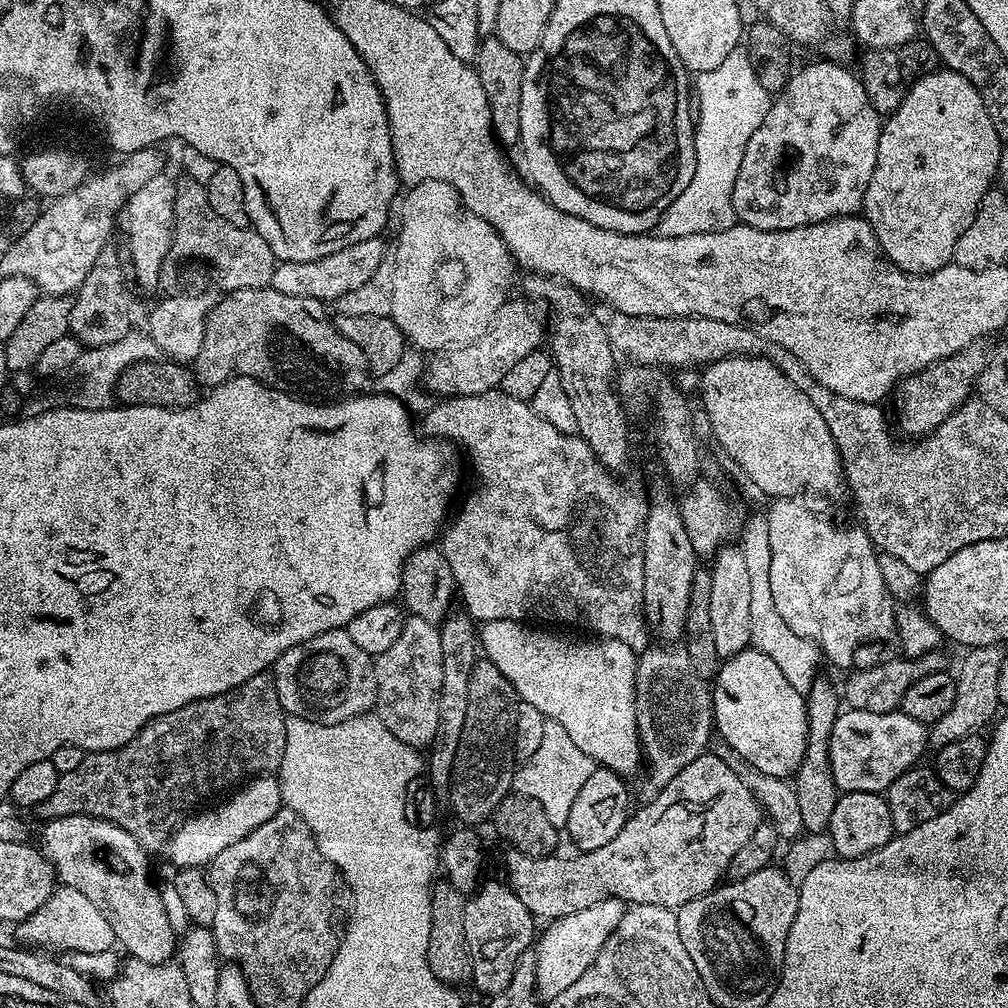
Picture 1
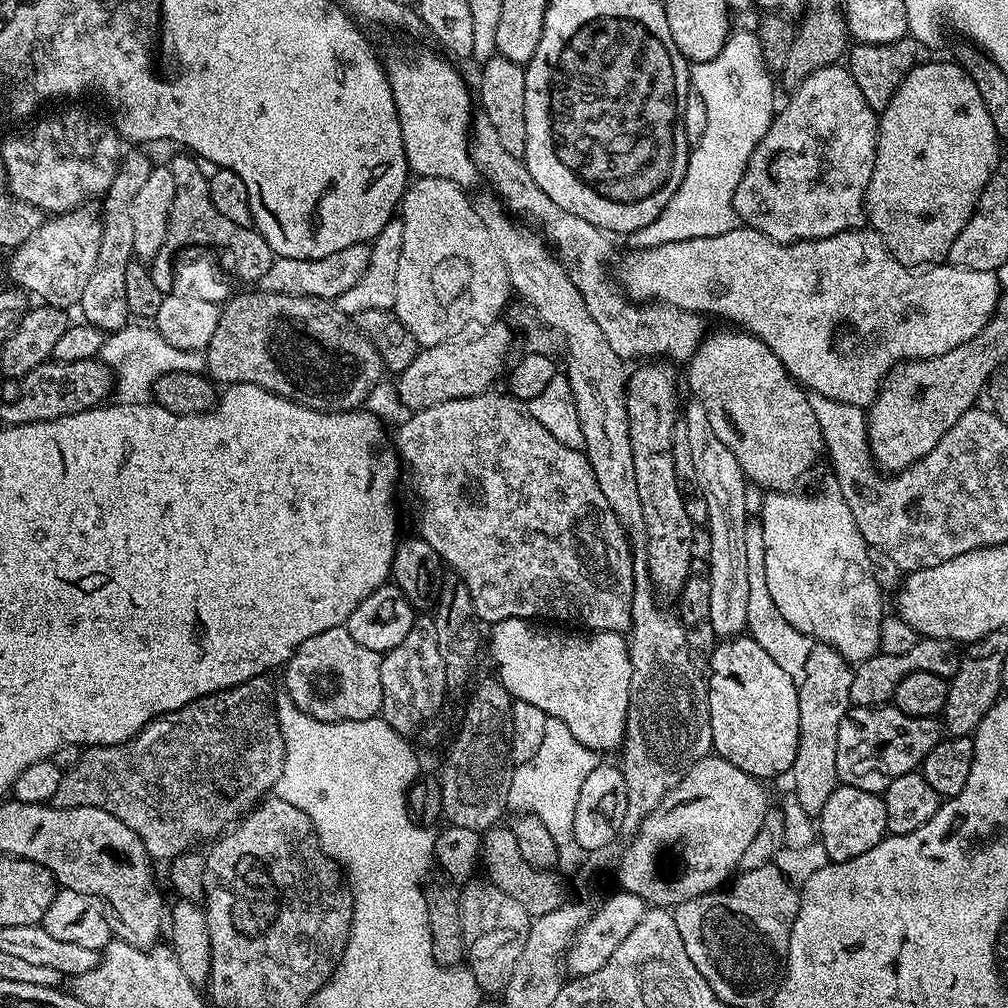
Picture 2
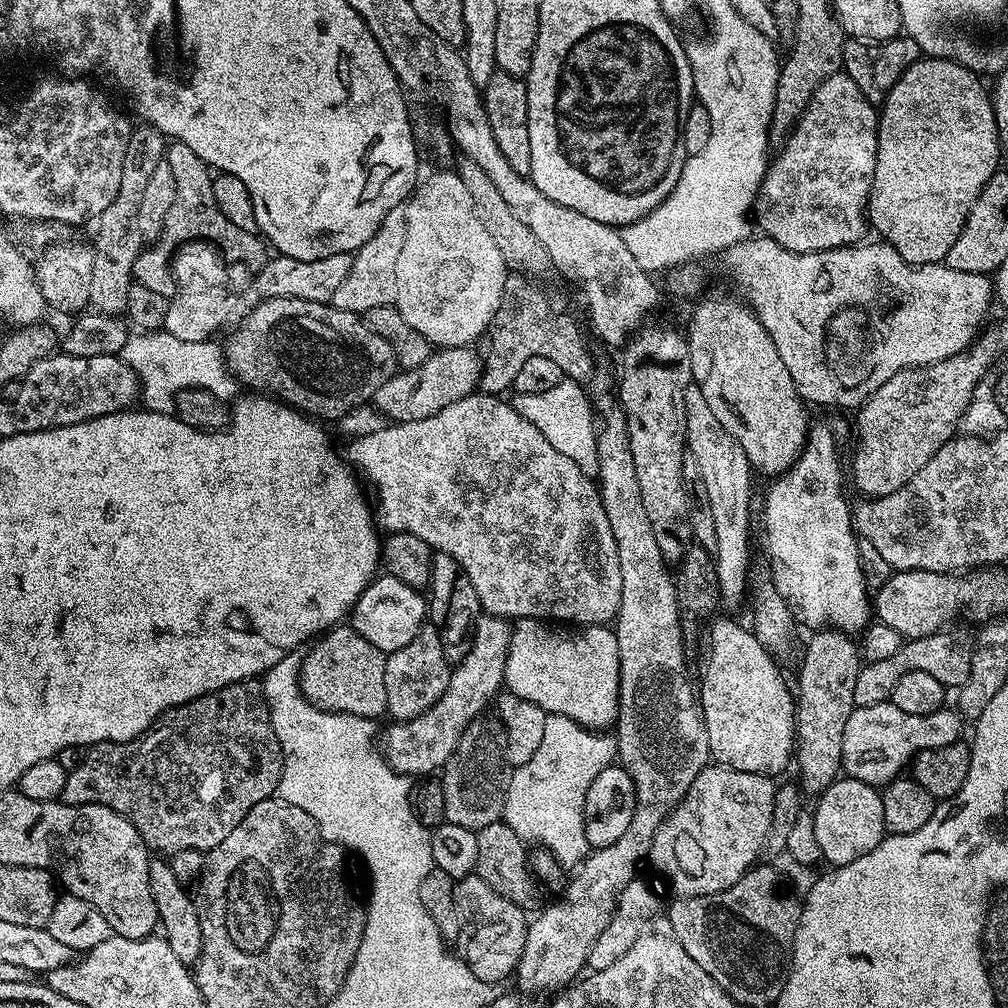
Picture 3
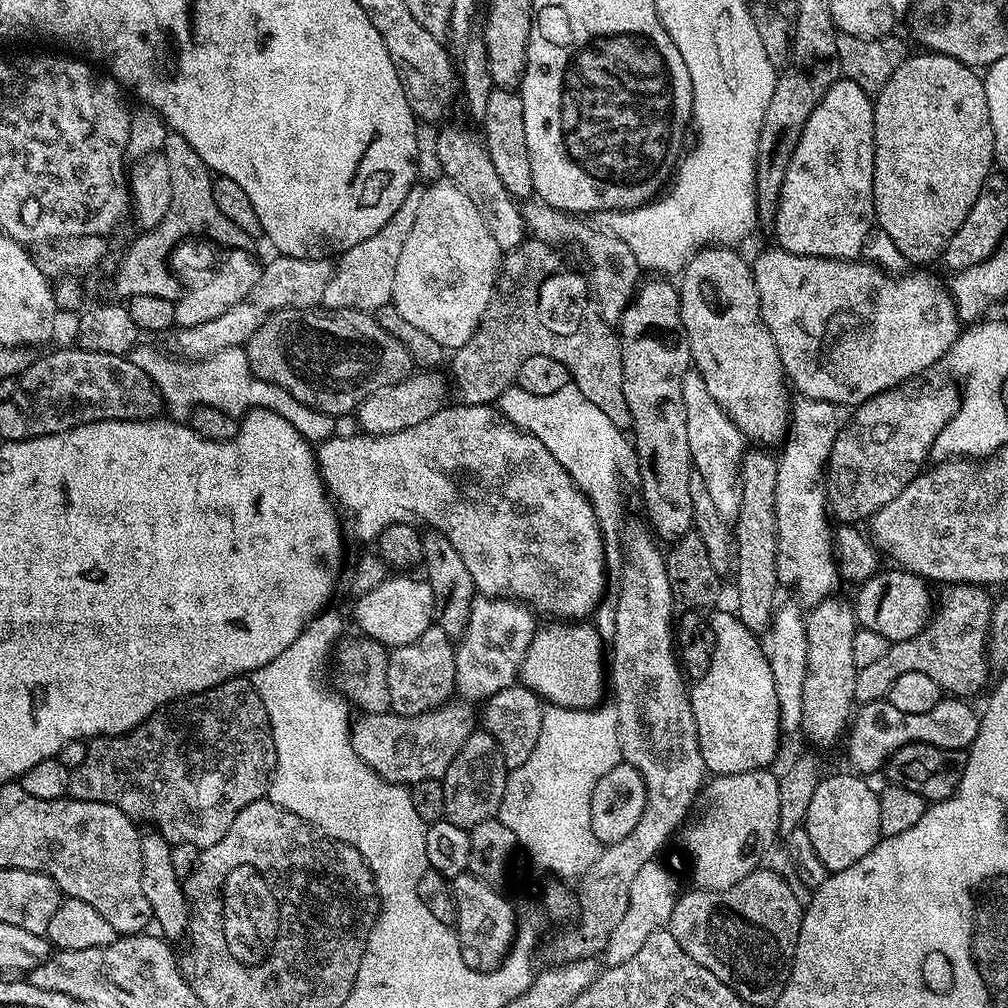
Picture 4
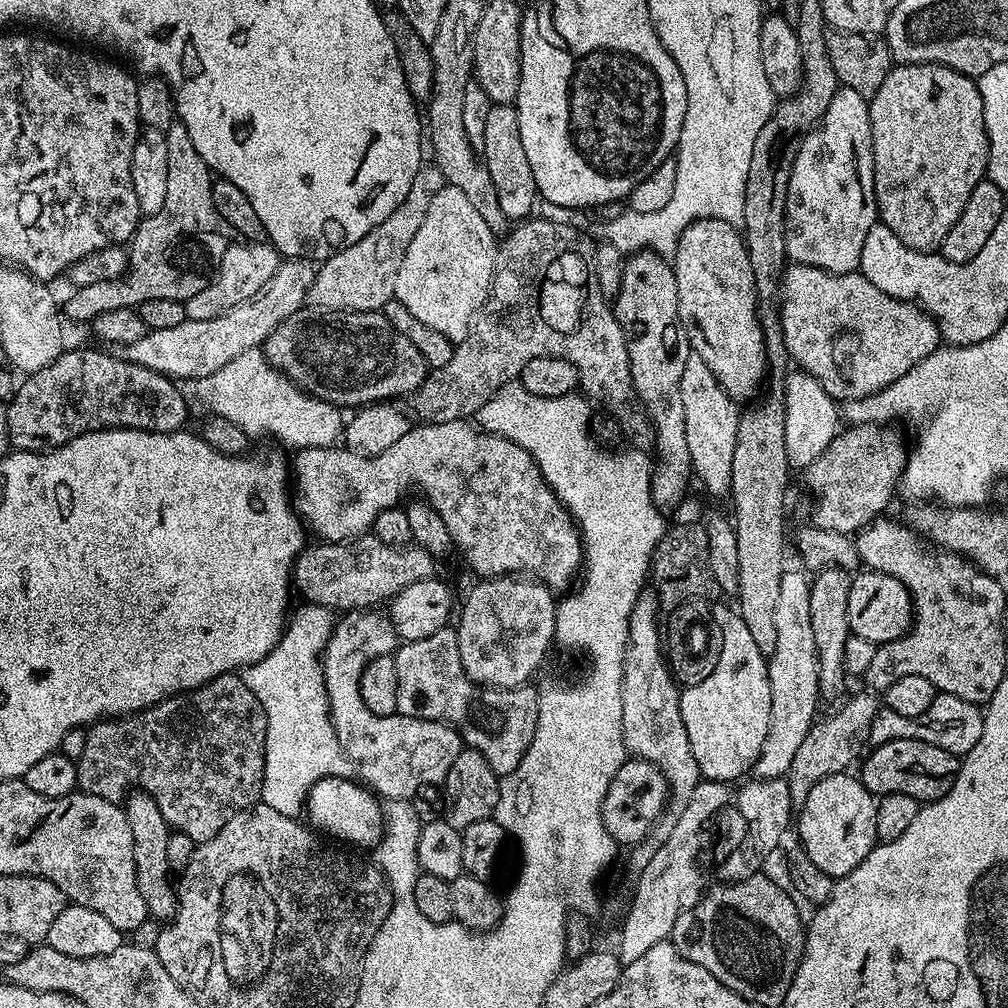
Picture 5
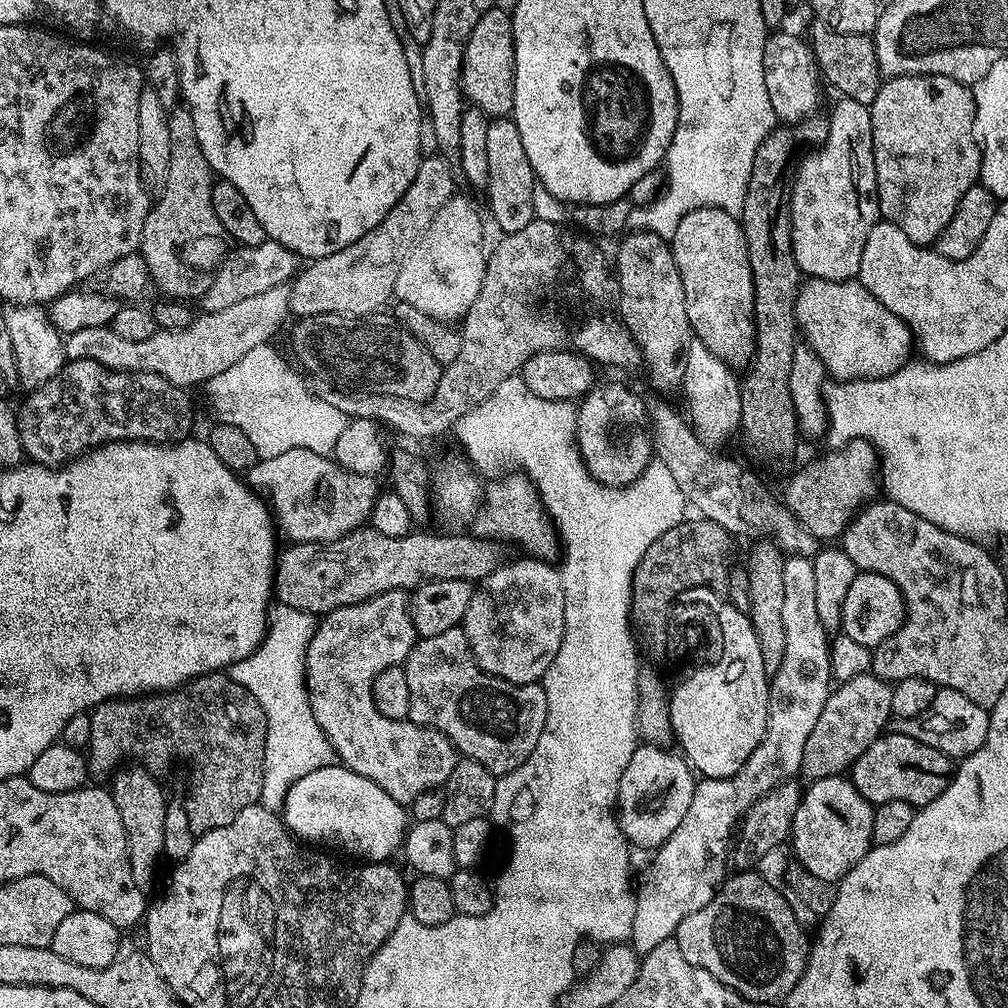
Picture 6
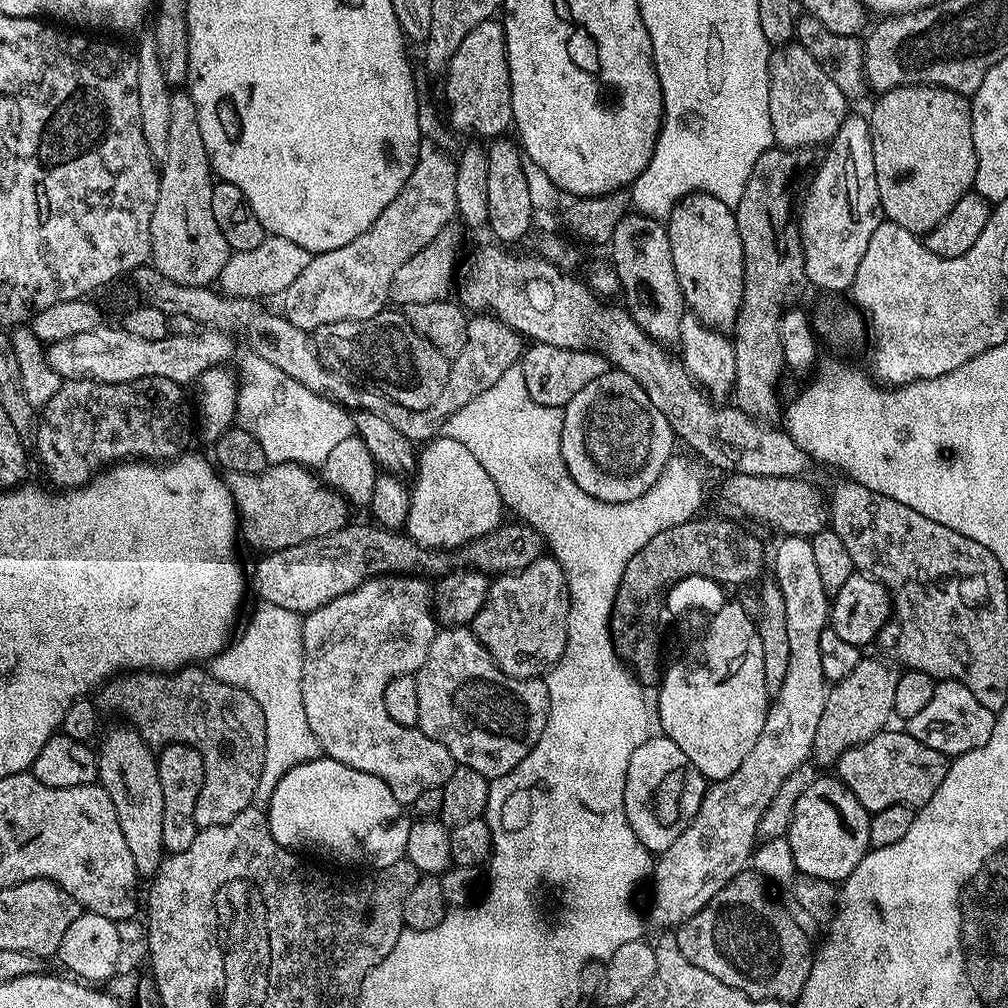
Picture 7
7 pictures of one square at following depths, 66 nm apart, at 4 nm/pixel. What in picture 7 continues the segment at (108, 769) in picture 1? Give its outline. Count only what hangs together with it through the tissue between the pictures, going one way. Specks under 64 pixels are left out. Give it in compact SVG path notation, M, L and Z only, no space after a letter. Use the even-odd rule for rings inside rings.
M189 666L174 672L137 670L107 681L94 696L96 707L101 710L109 708L112 712L124 711L128 715L127 723L136 729L136 733L149 746L188 744L204 755L202 794L198 794L194 806L197 829L222 826L230 822L230 818L242 814L242 810L253 807L266 754L266 718L262 714L262 706L258 706L258 702L245 688L230 686L214 678L211 671L204 669L203 672L200 668L203 667Z

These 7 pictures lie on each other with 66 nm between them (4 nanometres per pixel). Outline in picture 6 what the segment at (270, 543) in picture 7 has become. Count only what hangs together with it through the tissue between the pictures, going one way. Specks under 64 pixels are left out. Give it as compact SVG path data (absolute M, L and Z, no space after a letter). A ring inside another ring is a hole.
M286 450L286 454L278 454L274 458L266 458L265 460L257 459L253 468L248 469L246 473L246 483L248 487L255 488L257 492L266 497L267 503L274 513L274 523L278 529L279 535L283 537L283 539L285 536L285 541L294 544L327 544L328 541L342 538L347 532L353 532L356 528L361 527L372 515L372 507L378 495L376 482L377 481L373 479L373 477L363 476L357 472L348 472L342 465L337 464L335 459L314 454L314 450Z

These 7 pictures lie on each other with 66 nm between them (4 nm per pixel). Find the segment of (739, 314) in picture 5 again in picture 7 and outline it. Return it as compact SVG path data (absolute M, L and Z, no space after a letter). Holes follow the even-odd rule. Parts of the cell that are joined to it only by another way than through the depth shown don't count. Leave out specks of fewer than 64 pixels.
M693 192L672 209L666 227L674 270L691 315L715 329L731 329L740 313L744 290L742 234L738 234L733 205L714 198L708 192Z

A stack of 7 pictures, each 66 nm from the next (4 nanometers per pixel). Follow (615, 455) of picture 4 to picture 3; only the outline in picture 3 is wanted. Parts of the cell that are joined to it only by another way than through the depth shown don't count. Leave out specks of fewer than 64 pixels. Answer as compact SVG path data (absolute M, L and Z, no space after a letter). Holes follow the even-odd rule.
M565 379L554 386L554 390L546 390L546 394L517 395L514 407L526 422L534 422L538 430L542 430L542 438L558 450L558 454L566 454L583 472L596 472L596 433L598 417L592 407L589 393L585 385L578 380Z

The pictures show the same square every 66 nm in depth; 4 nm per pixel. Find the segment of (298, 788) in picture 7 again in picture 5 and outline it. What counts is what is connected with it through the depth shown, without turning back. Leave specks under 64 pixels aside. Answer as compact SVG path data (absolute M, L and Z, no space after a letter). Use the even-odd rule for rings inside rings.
M328 776L316 781L308 790L306 816L308 812L307 819L313 829L321 833L329 832L348 844L361 844L371 849L380 843L380 837L384 835L384 808L375 792L353 780L343 776Z

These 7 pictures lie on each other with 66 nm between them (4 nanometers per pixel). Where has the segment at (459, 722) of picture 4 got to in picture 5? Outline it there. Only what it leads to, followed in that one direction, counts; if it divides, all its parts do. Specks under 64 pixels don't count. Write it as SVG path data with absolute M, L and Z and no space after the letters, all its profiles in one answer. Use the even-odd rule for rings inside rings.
M380 610L345 612L336 621L332 637L324 647L324 685L328 695L328 714L338 734L344 755L360 767L359 779L377 797L411 801L418 786L443 785L454 758L458 758L462 737L453 725L442 720L423 720L409 716L379 716L366 706L360 689L364 666L376 656L397 647L396 628Z

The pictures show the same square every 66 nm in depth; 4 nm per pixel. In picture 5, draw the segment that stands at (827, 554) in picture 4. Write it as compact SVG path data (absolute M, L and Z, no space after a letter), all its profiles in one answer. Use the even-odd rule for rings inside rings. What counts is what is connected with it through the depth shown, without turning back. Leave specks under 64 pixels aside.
M792 370L784 377L784 413L788 465L807 468L840 431L842 416L837 401L826 394L826 390L822 390L822 384L809 372Z

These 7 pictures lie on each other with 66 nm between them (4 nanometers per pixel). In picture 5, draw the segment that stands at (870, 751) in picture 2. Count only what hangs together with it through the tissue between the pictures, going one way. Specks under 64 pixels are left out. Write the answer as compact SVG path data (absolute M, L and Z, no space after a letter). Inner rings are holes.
M938 694L934 702L930 702L930 710L926 710L926 714L918 714L918 718L905 718L902 714L894 714L894 710L881 707L868 728L868 740L873 745L885 744L898 738L921 740L942 746L942 750L963 758L978 742L978 738L982 738L983 721L984 713L977 705L962 698Z

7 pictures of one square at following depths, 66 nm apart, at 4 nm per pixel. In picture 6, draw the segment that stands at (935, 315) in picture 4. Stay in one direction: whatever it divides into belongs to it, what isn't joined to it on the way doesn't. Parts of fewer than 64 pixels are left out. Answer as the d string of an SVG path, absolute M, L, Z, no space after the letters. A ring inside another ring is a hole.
M805 279L800 285L800 293L796 296L796 326L799 335L802 337L803 343L807 347L814 350L814 354L818 356L824 364L824 371L829 377L836 380L881 380L883 376L894 374L905 364L909 363L911 352L914 352L914 337L908 323L902 318L898 318L890 310L886 310L886 306L882 306L882 302L878 302L878 298L874 298L874 294L870 294L866 290L866 286L862 286L859 279L855 280L814 280Z

